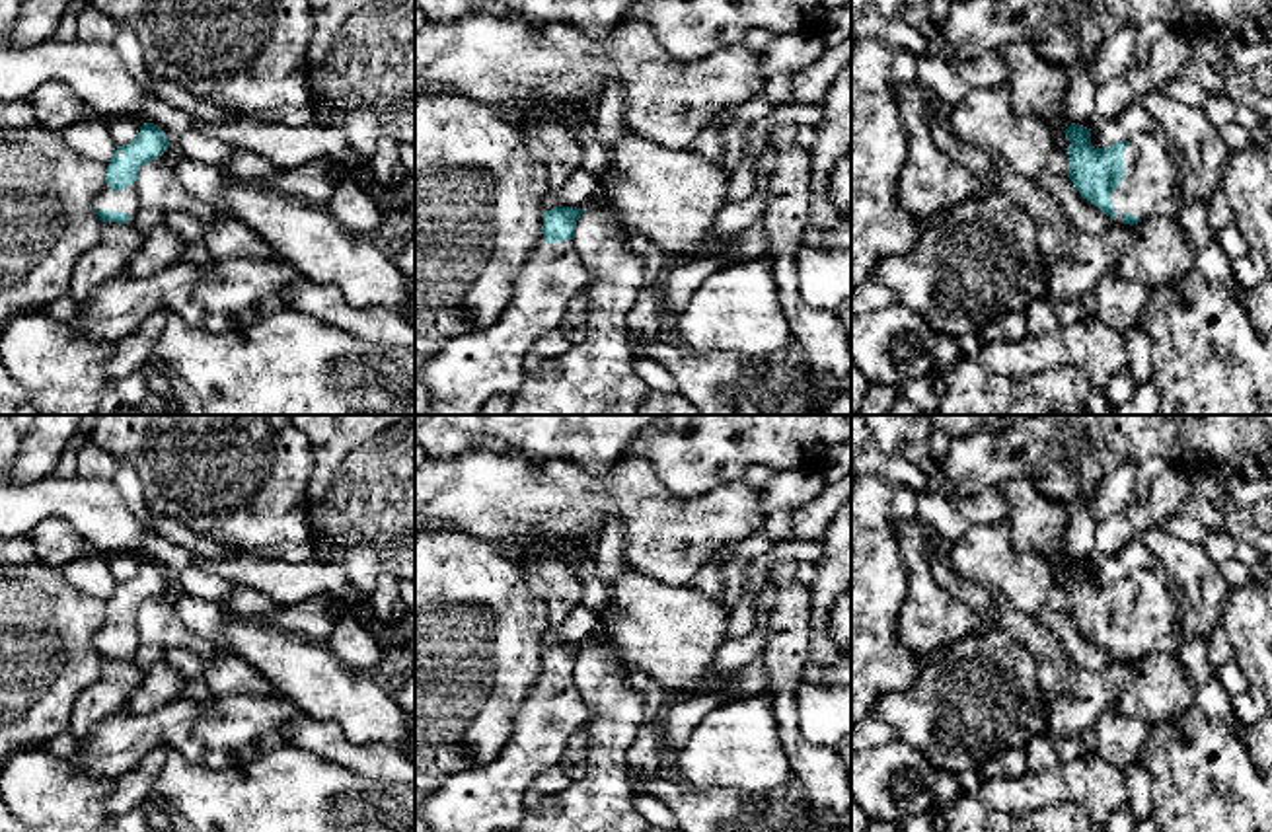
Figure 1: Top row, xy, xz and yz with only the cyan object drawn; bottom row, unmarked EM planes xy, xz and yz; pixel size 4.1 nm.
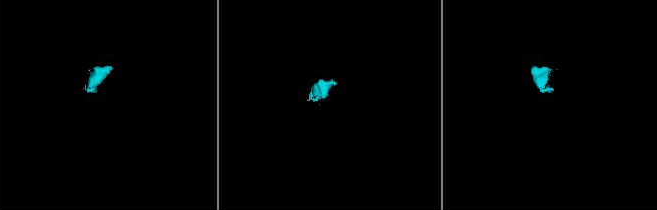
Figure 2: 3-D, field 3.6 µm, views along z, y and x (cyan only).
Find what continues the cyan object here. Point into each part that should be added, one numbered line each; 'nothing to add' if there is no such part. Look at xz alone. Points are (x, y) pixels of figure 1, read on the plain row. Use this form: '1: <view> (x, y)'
1: xz (491, 797)

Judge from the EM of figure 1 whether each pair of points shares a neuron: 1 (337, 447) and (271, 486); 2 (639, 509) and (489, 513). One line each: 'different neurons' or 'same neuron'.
1: different neurons
2: same neuron

